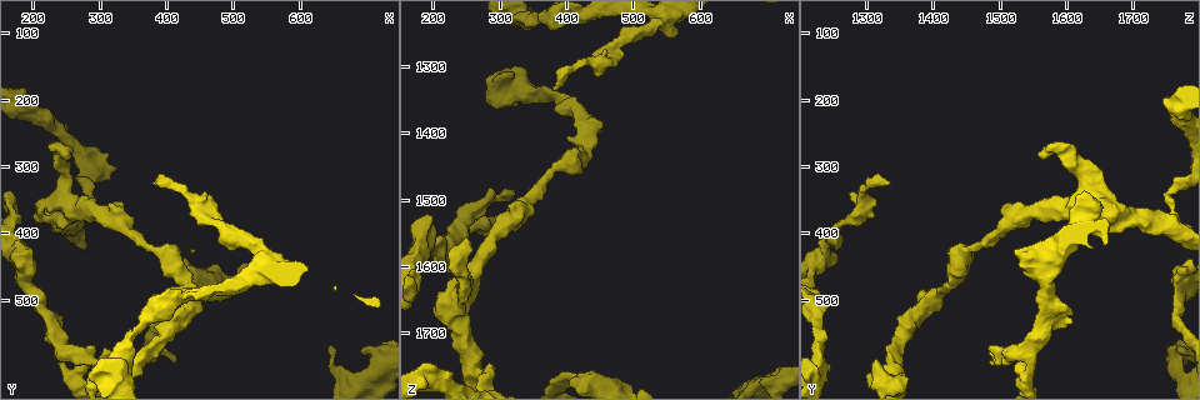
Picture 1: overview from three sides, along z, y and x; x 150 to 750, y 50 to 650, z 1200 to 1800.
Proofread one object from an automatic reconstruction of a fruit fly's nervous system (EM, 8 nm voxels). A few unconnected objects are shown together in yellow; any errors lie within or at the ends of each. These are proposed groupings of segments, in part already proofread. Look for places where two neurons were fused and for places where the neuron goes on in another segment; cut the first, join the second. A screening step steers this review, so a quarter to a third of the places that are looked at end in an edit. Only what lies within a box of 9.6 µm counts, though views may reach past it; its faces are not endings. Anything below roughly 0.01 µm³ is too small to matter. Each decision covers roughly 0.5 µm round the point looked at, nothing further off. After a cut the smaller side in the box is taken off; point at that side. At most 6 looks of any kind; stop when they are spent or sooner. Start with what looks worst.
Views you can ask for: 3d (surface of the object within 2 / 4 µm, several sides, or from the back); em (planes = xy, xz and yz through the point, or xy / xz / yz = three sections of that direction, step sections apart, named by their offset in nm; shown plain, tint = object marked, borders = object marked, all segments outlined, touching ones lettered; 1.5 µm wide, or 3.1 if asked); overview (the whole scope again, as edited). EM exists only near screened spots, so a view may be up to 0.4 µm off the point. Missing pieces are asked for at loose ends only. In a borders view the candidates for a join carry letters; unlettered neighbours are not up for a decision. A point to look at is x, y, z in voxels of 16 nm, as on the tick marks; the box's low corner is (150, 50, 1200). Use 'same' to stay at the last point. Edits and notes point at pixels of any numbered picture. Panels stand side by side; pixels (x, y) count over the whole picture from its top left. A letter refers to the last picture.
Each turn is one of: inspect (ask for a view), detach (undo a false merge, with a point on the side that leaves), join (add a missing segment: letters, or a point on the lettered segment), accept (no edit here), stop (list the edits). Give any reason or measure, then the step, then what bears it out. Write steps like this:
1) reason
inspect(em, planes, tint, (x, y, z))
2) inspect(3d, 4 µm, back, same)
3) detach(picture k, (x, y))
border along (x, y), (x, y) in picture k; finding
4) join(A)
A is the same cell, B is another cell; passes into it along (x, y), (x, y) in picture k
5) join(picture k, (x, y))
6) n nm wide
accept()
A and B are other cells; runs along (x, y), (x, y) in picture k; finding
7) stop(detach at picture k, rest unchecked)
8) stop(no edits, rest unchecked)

free end
inspect(3d, 2 µm, (380, 325, 1335))

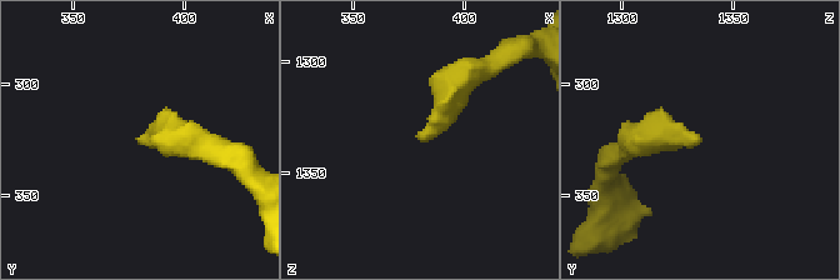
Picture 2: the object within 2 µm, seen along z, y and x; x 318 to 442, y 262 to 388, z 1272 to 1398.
need the tissue
inspect(em, xy, step 4, tint, (380, 324, 1334))

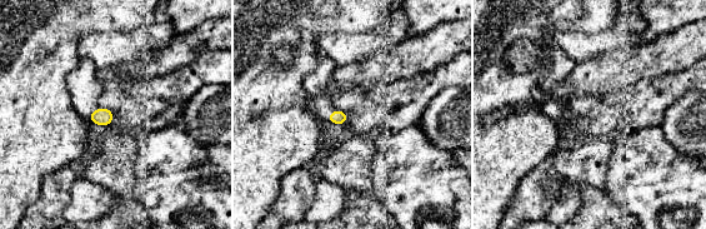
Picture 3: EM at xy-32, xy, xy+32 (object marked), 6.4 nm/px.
another direction
inspect(em, planes, borders, same)

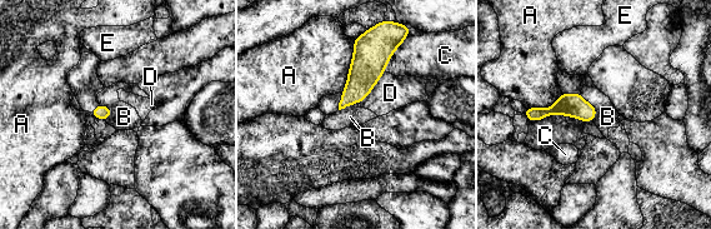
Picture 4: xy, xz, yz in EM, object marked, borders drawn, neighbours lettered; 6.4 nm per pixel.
A touches over 360 nm
accept()
A, B, C, D and E are other cells; border along (580, 94), (595, 108), (594, 120) in picture 4; no lettered segment goes on from it

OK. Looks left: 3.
a narrow waist
inspect(em, planes, plain, (285, 340, 1760))

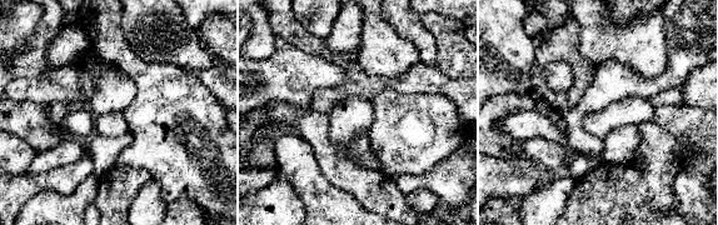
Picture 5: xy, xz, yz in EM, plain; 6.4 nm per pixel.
what lies round it
inspect(em, planes, borders, same)

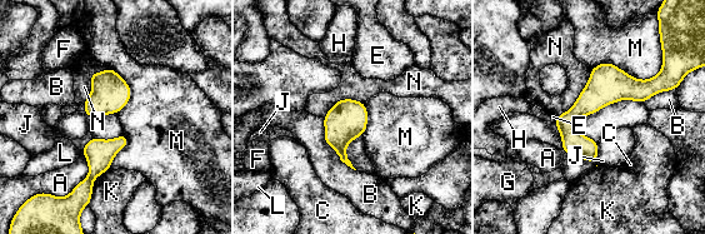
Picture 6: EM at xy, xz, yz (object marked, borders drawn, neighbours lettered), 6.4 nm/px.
detach(picture 6, (99, 153))
A, B, C, E, F, G, H, J, K, L, M and N are other cells; border along (89, 175), (93, 180) in picture 6; two neurons meet here

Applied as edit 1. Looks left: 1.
an open end
inspect(em, planes, borders, (405, 485, 1410))

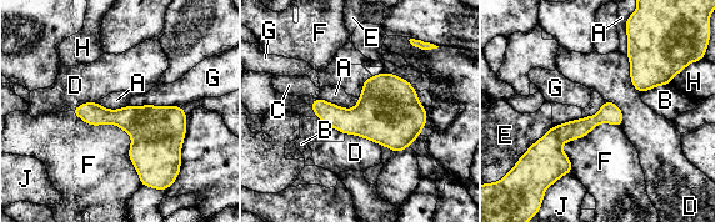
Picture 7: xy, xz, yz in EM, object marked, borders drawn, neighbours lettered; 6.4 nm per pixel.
accept()
A, B, C, D, E, F, G, H and J are other cells; border along (70, 111), (124, 130), (139, 176) in picture 7; none of them fits

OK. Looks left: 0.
stop(detach at picture 6, rest unchecked)

